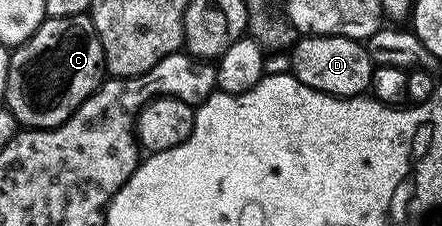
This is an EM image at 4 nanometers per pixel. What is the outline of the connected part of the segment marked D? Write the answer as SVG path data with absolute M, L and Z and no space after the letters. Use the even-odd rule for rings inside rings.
M304 34L290 48L290 72L306 86L331 96L359 96L372 86L374 63L361 41L345 36L314 36Z

